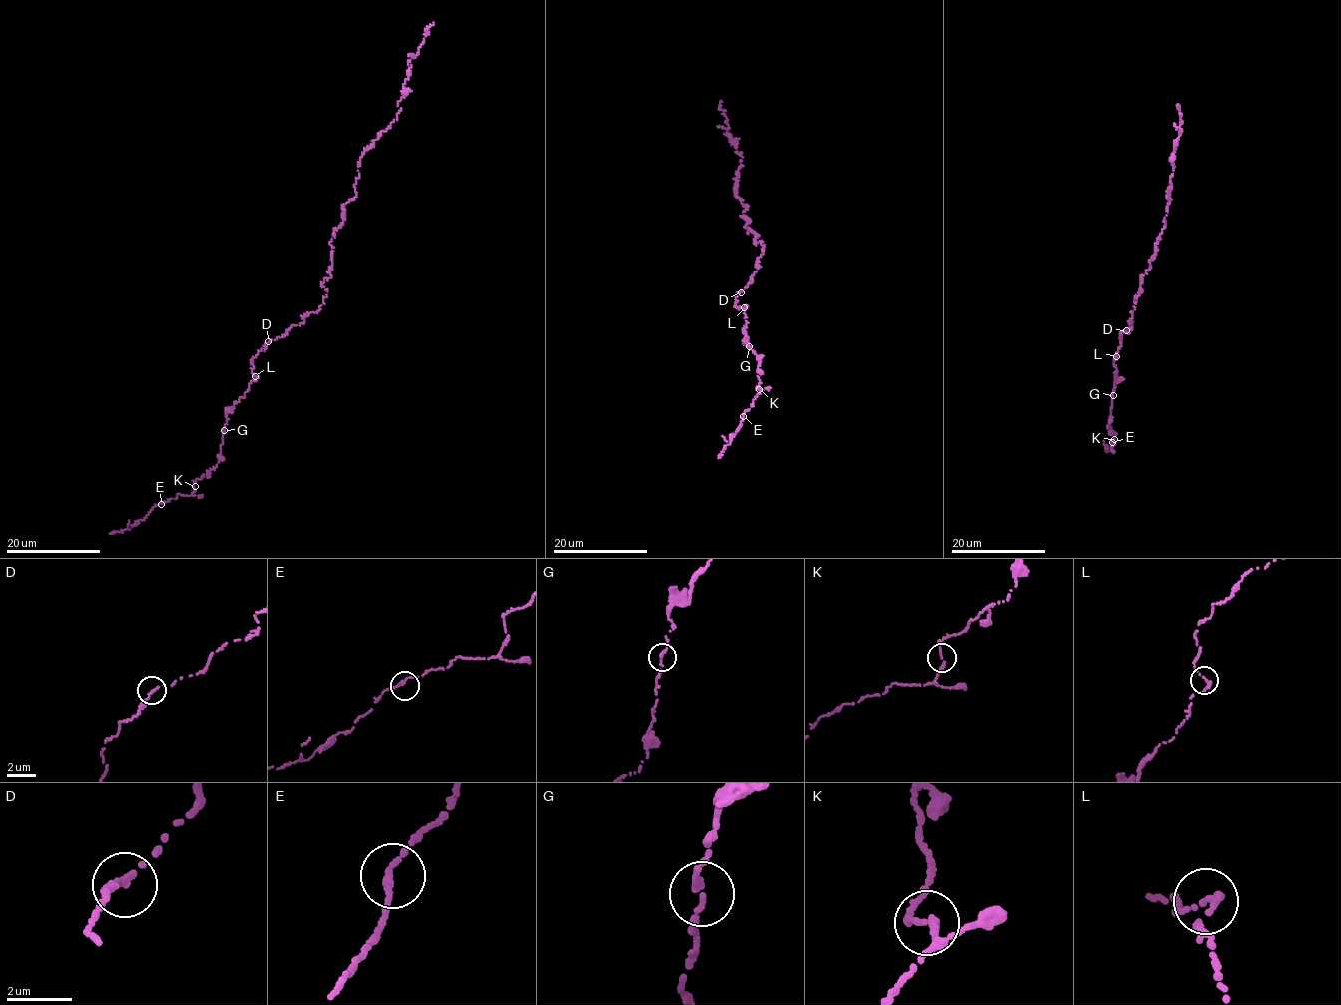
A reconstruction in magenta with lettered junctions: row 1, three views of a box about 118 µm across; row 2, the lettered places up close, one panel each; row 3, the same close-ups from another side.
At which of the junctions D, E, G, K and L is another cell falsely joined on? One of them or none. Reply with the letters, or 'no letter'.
no letter

